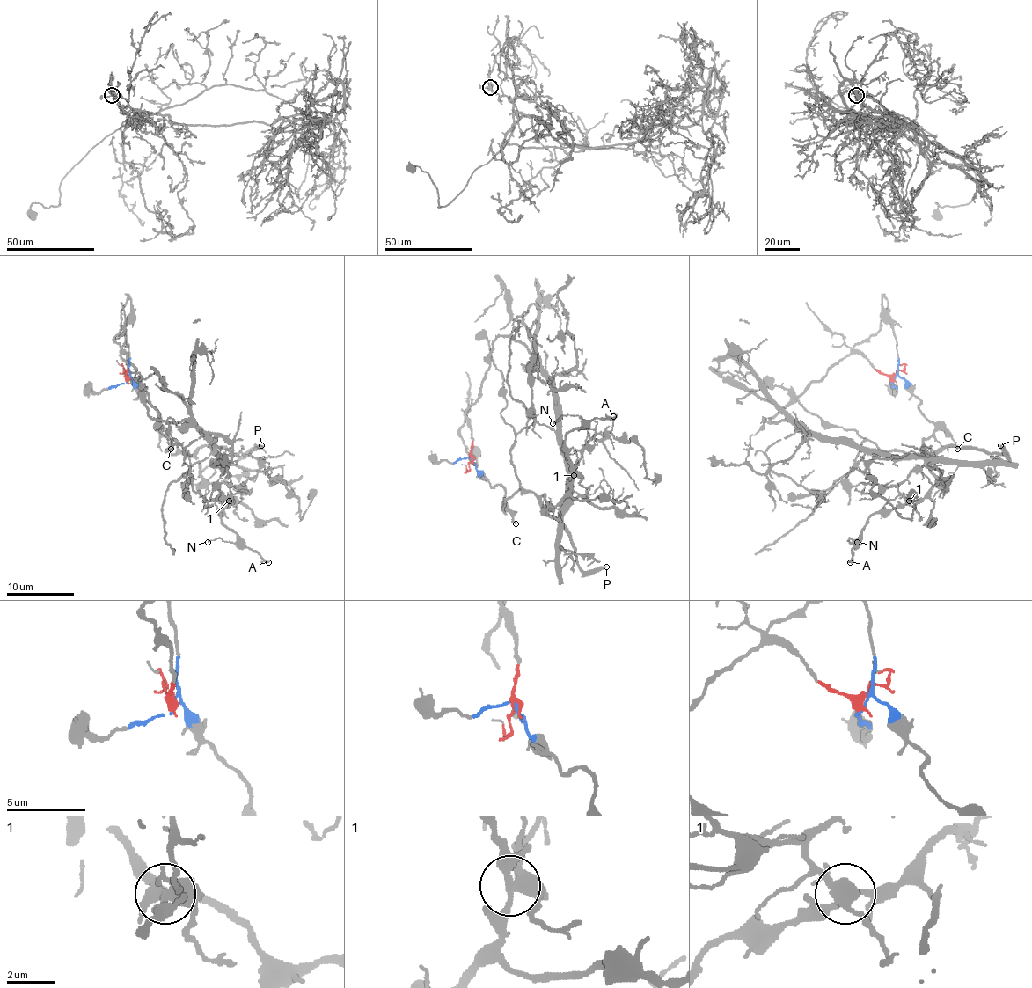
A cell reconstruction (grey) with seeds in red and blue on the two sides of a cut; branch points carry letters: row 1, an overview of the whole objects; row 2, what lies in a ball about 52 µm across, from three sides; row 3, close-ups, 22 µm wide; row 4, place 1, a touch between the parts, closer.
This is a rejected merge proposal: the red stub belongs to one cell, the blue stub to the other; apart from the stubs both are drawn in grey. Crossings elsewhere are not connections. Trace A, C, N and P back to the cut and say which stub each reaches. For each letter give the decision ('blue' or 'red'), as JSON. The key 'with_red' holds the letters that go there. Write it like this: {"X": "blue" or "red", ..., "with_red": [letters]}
{"A": "blue", "C": "blue", "N": "blue", "P": "blue", "with_red": []}

